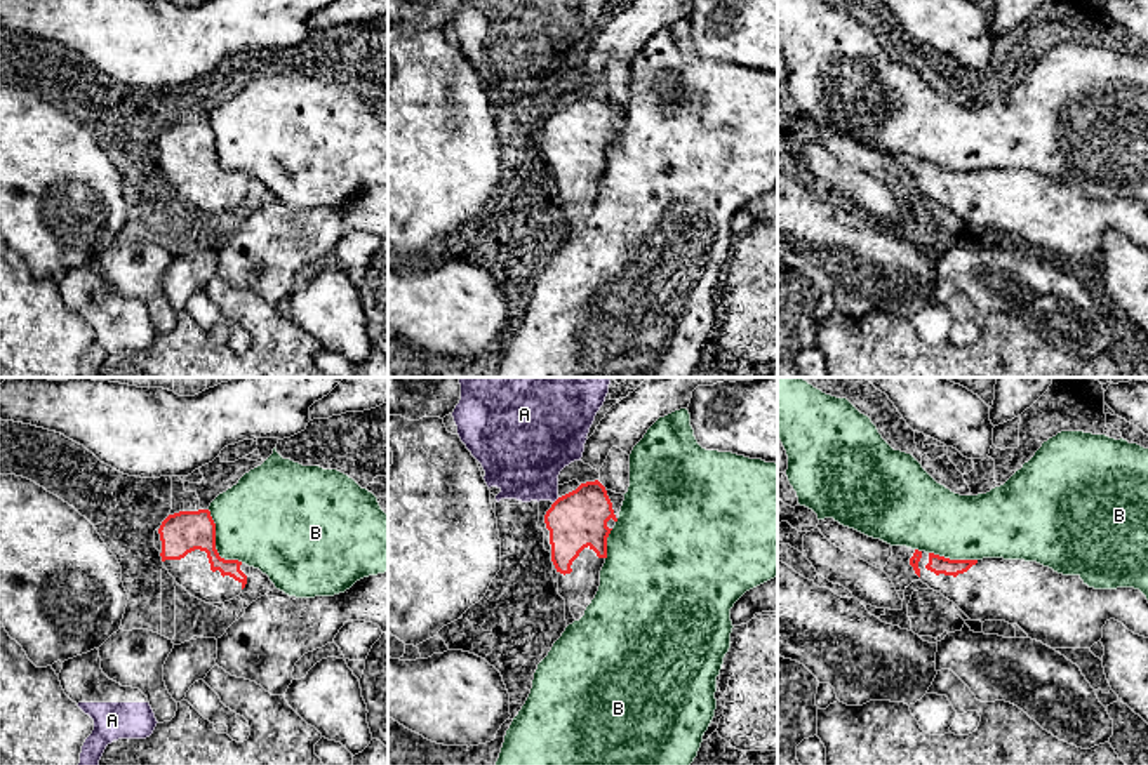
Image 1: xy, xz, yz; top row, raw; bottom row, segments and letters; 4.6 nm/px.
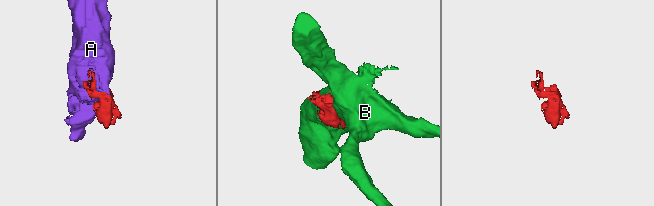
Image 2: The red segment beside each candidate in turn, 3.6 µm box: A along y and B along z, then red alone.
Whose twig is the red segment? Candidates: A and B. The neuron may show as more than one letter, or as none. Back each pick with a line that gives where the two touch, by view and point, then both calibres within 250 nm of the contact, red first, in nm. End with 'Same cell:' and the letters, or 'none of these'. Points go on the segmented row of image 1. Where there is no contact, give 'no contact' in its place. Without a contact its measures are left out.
Same cell: none of these

